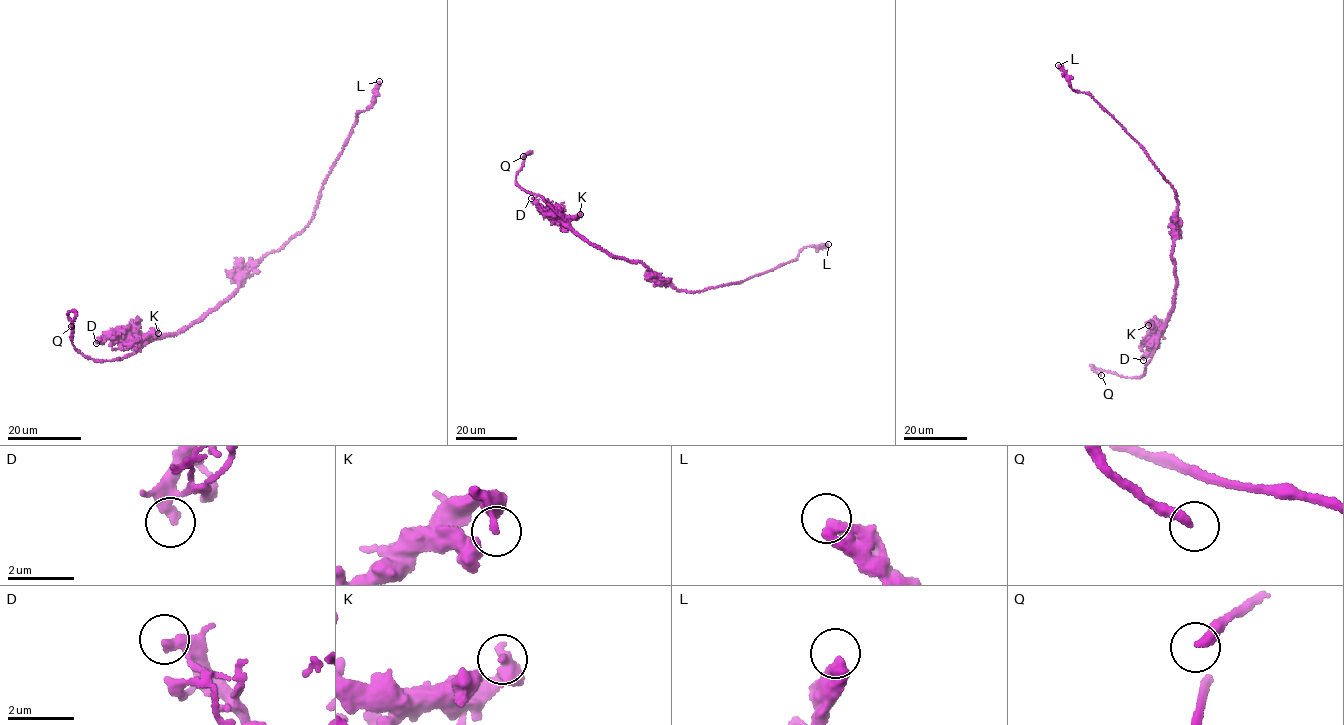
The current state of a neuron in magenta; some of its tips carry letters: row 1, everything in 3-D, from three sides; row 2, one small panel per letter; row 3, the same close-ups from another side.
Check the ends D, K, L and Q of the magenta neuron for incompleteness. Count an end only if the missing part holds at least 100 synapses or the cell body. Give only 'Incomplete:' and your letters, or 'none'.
Incomplete: Q

